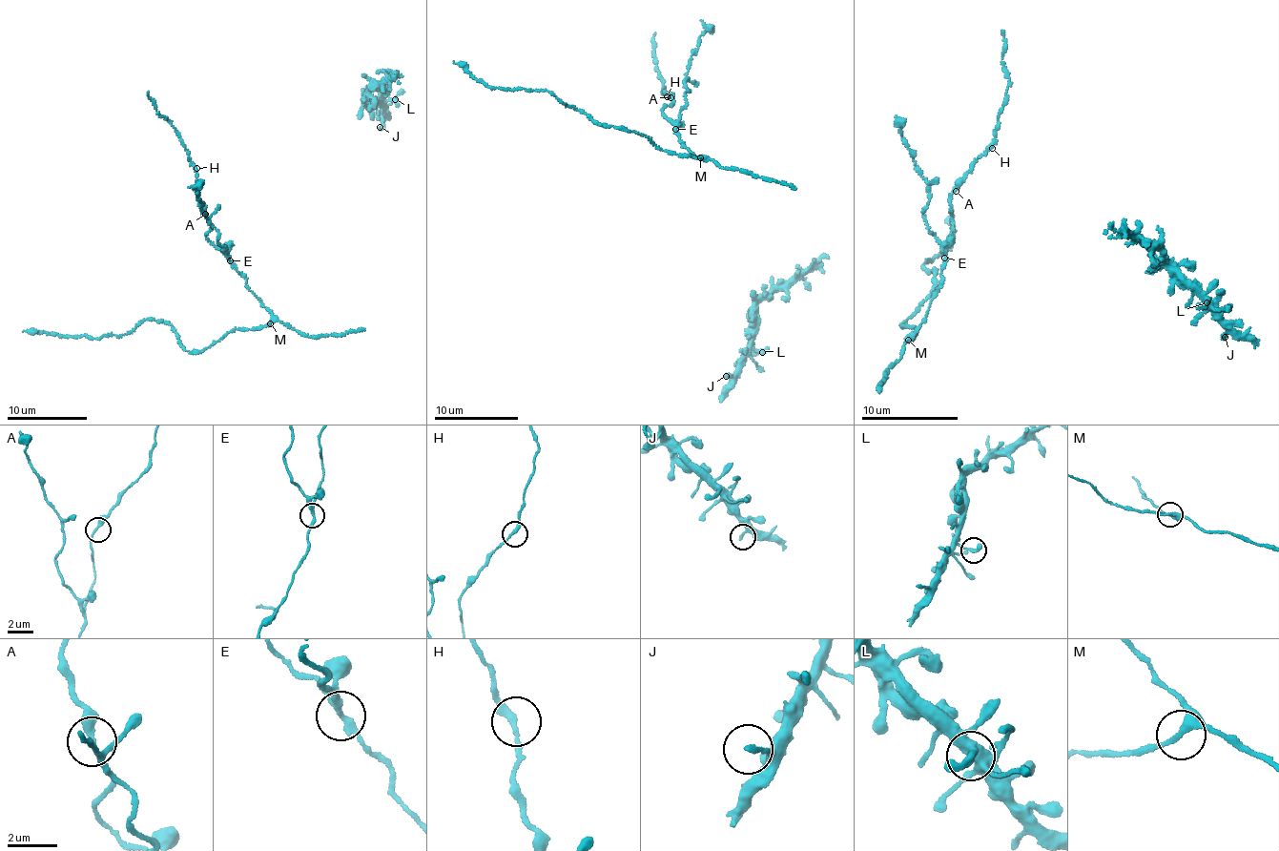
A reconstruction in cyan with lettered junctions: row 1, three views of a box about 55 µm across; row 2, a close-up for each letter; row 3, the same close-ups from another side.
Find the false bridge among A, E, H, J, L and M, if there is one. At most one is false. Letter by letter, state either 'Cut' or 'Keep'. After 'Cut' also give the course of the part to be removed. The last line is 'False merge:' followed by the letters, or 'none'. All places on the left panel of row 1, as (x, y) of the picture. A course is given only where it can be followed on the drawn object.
A: Keep
E: Cut. Course of the part to remove: (230, 261), (223, 248), (226, 246), (217, 240), (216, 229), (201, 211), (196, 197), (198, 188), (188, 187)
H: Keep
J: Keep
L: Keep
M: Keep
False merge: E

